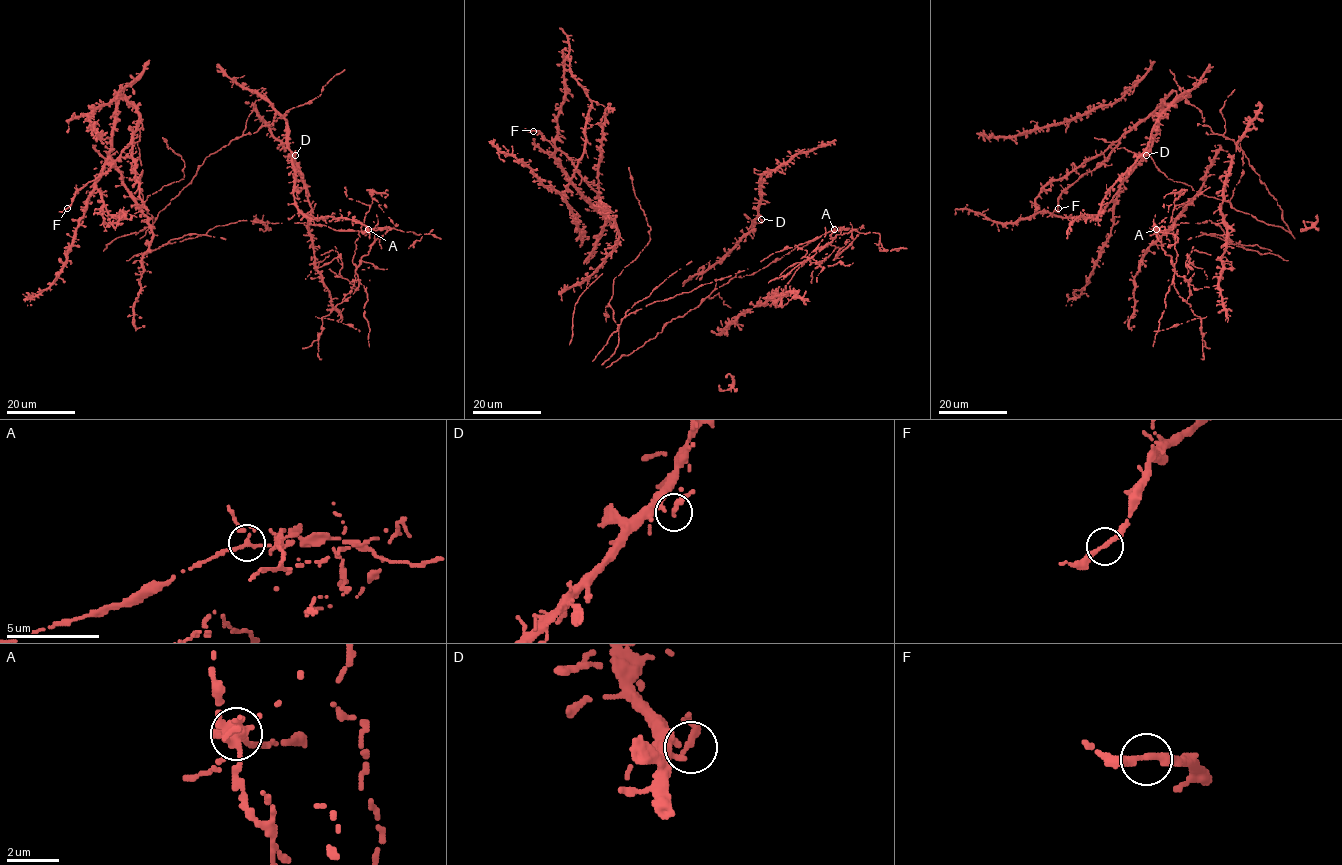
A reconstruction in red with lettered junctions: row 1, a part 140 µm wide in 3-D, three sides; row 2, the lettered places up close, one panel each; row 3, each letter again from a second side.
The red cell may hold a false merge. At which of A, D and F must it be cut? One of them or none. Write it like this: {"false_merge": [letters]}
{"false_merge": ["A"]}

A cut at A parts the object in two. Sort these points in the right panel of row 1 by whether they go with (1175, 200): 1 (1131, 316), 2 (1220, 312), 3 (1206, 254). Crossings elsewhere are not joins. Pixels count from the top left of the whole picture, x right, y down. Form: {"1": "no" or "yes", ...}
{"1": "no", "2": "no", "3": "yes"}

